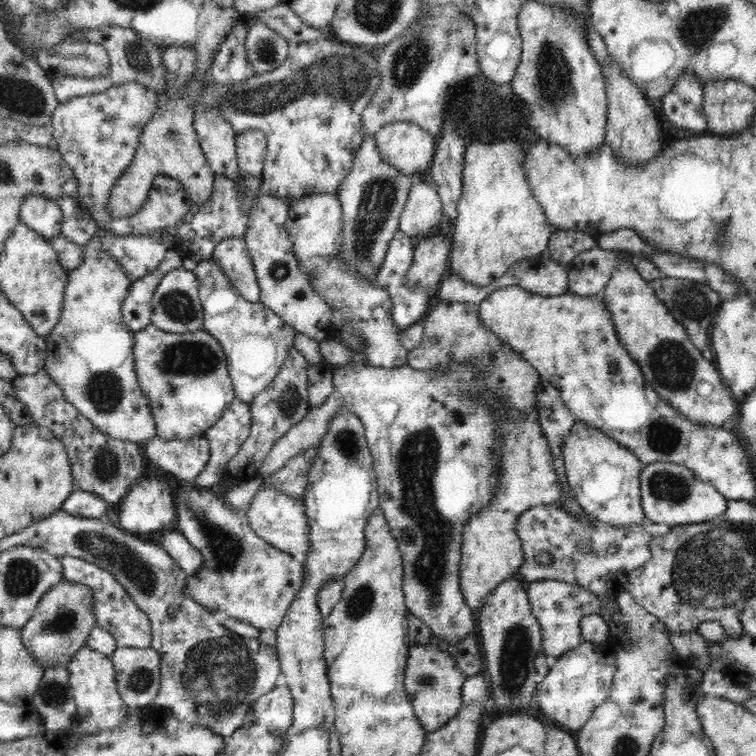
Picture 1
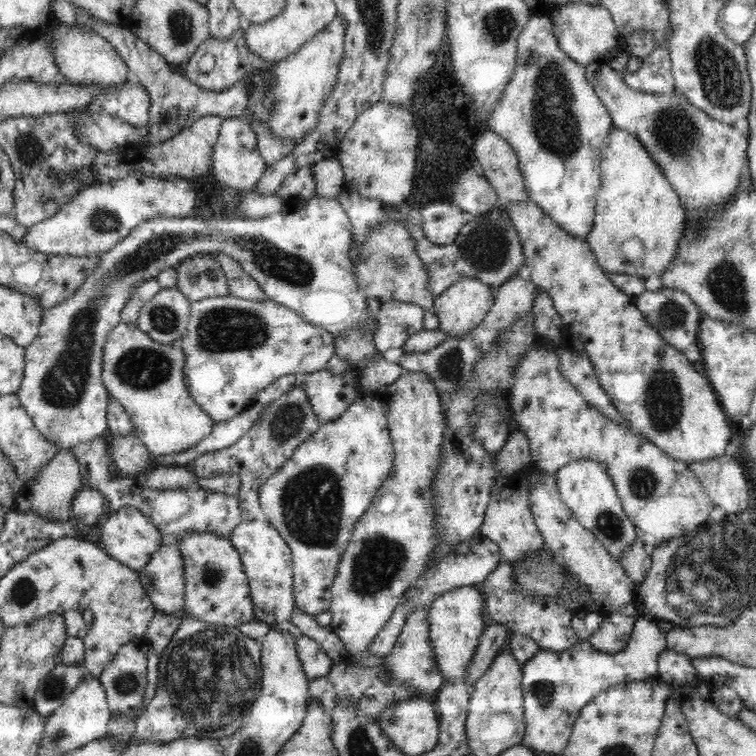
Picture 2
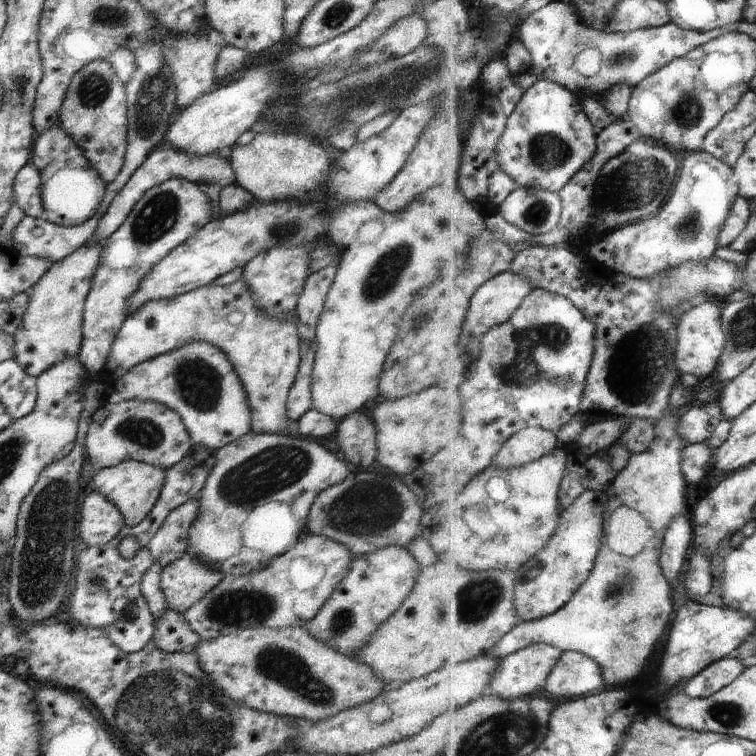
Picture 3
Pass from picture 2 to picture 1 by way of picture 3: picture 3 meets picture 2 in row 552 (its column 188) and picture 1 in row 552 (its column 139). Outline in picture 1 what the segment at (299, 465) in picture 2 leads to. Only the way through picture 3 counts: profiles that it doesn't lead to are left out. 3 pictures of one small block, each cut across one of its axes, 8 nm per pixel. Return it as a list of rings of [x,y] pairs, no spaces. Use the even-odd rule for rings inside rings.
[[[340,410],[329,425],[328,432],[317,444],[308,470],[305,472],[305,491],[302,496],[304,512],[308,523],[308,552],[302,567],[303,579],[300,588],[292,599],[286,616],[277,628],[277,651],[280,657],[281,674],[292,691],[294,699],[293,722],[288,736],[298,734],[307,728],[324,727],[333,733],[335,728],[335,706],[328,680],[323,616],[318,607],[318,594],[326,582],[344,581],[344,576],[354,568],[365,547],[365,526],[367,518],[379,506],[376,473],[373,469],[372,455],[367,447],[364,425],[349,410]]]

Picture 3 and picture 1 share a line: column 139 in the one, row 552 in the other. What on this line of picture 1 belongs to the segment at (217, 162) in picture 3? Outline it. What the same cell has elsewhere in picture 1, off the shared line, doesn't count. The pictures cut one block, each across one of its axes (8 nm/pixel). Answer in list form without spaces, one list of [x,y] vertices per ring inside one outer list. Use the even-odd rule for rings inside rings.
[[[164,531],[157,545],[188,575],[202,566],[200,553],[190,546],[180,531]]]

